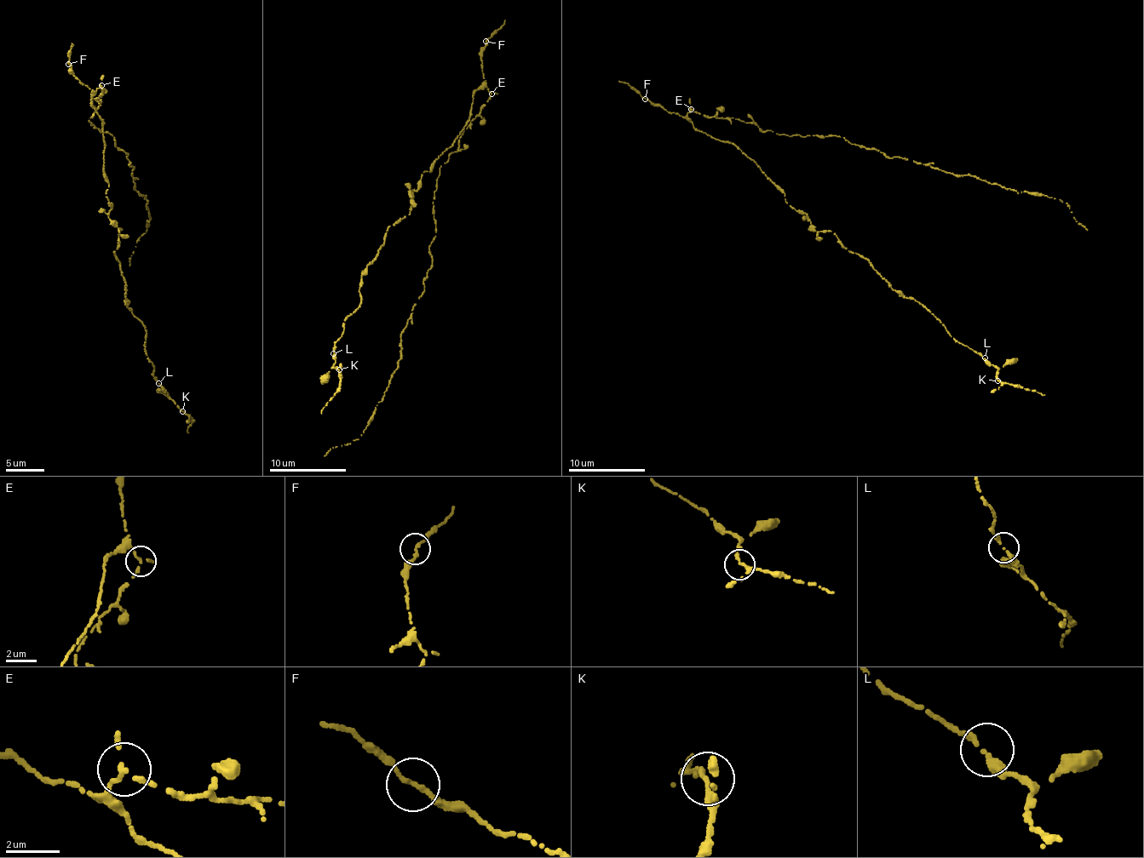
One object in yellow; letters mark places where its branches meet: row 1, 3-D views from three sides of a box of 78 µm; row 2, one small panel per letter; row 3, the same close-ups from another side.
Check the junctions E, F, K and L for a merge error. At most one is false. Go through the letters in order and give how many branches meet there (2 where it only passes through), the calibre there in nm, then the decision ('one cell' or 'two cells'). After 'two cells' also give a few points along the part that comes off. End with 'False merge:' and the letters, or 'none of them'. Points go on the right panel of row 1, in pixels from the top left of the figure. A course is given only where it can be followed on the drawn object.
E: 3 branches meet; 160 nm thick; two cells; foreign part runs (692, 109), (780, 135), (839, 135), (888, 157), (1060, 199), (1087, 230)
F: 2 branches meet; 180 nm thick; one cell
K: 3 branches meet; 170 nm thick; one cell
L: 2 branches meet; 240 nm thick; one cell
False merge: E

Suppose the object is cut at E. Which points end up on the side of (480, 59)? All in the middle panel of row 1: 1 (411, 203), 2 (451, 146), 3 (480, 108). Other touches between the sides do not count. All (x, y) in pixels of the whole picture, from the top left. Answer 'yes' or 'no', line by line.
1: yes
2: yes
3: no

